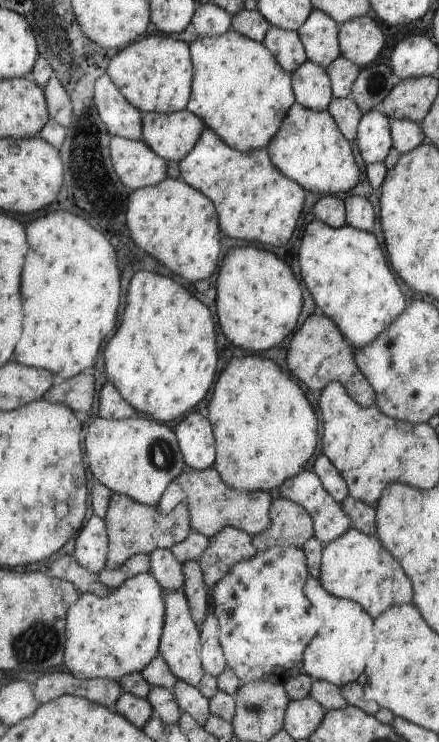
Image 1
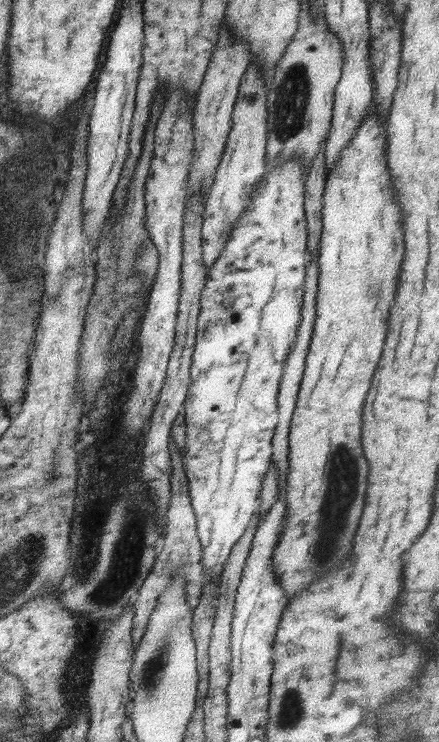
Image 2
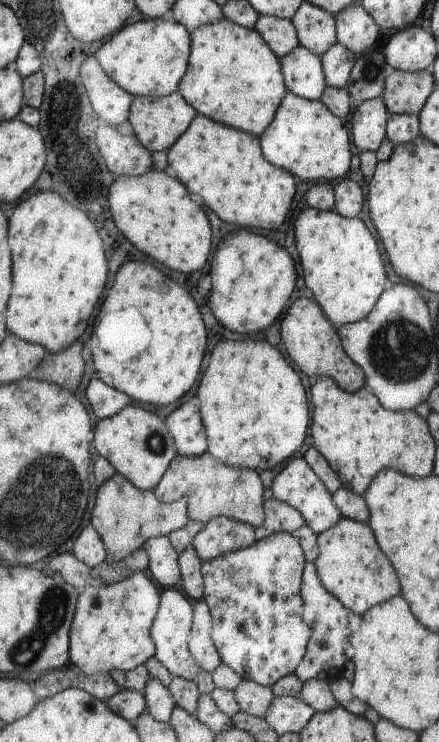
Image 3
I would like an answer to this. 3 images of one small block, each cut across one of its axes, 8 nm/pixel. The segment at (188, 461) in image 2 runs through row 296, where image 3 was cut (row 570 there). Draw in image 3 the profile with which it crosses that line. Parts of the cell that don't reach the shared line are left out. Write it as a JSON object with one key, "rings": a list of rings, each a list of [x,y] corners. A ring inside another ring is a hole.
{"rings":[[[274,533],[258,539],[254,545],[223,554],[211,561],[203,561],[203,601],[210,607],[214,620],[211,637],[218,648],[223,664],[234,669],[243,679],[253,680],[265,687],[271,687],[280,678],[296,674],[306,656],[311,634],[315,633],[308,622],[302,620],[303,609],[303,566],[308,566],[300,542],[290,533]]]}

